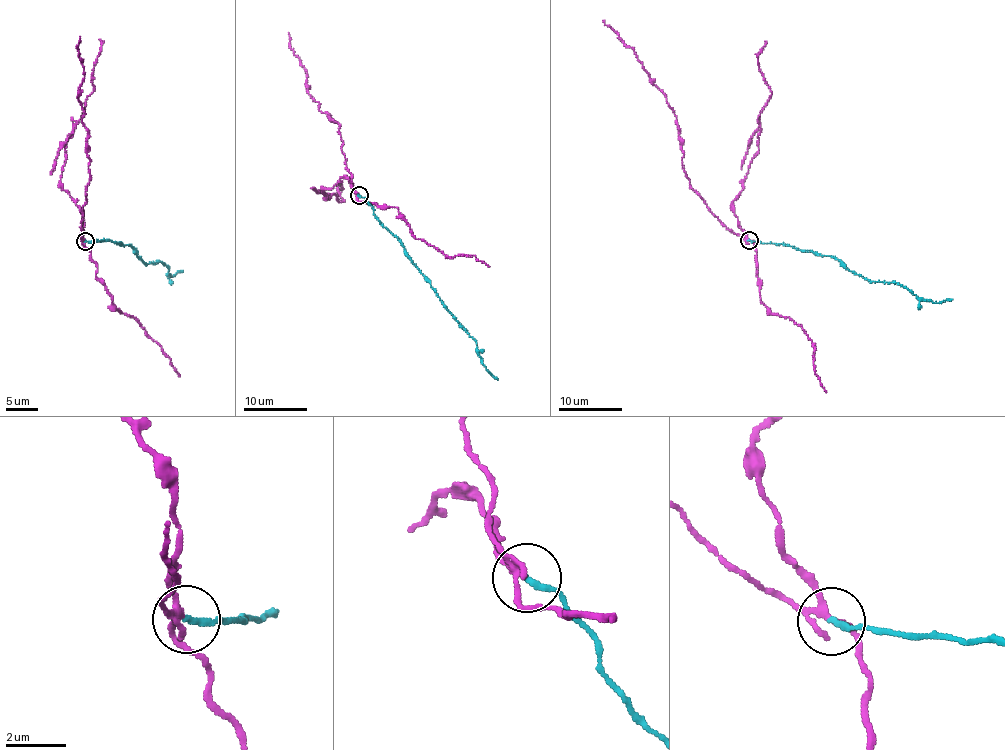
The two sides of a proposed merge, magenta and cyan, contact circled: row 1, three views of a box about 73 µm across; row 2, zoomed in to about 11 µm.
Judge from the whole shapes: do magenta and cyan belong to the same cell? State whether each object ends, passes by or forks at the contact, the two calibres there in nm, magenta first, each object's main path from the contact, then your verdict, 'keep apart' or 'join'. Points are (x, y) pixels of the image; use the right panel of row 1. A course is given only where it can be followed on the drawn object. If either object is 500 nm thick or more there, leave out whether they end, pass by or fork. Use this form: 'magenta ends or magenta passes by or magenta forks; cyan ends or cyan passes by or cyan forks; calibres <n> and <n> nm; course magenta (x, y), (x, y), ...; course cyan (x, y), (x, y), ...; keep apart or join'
magenta forks; cyan ends; calibres 180 and 220 nm; course magenta (747, 240), (734, 234), (691, 187), (684, 170), (684, 151), (676, 115), (634, 50), (603, 20); course cyan (749, 240), (789, 244), (831, 256), (856, 274), (871, 281), (902, 284), (934, 303), (952, 299); keep apart

